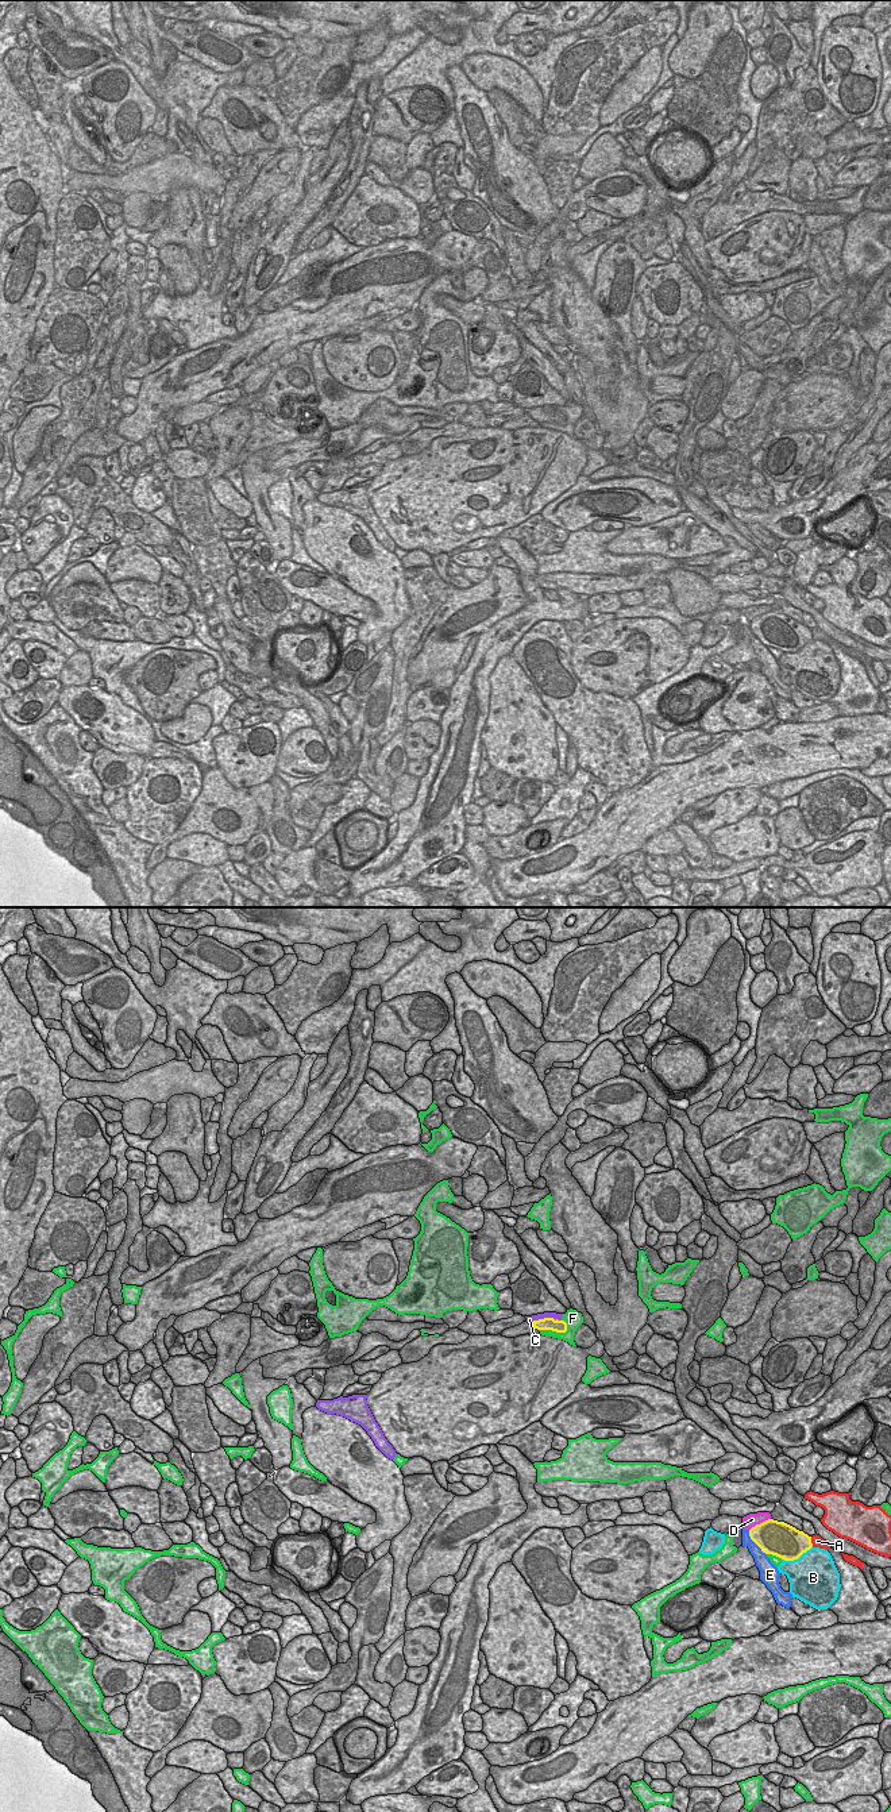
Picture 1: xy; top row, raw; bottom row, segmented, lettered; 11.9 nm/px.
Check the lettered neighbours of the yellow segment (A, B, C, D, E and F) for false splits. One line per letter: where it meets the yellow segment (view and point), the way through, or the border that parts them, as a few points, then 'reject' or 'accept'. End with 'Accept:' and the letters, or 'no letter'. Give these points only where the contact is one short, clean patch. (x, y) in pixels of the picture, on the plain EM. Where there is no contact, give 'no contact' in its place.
A: xy (810, 635) | reject
B: xy (797, 651) | reject
C: xy (546, 411) | along xy (560, 413), (540, 411), (531, 417) | reject
D: xy (760, 616) | reject
E: xy (753, 633) | along xy (748, 623), (749, 631), (766, 647) | reject
F: xy (555, 423) | reject
Accept: no letter

